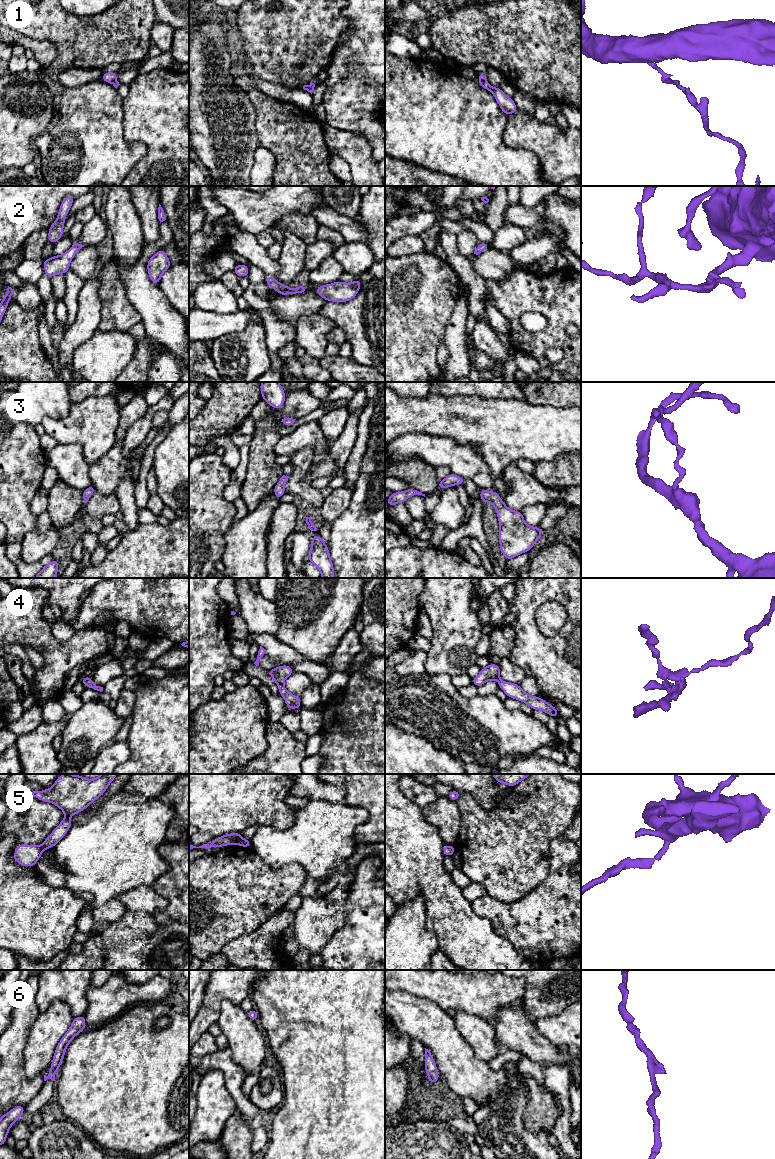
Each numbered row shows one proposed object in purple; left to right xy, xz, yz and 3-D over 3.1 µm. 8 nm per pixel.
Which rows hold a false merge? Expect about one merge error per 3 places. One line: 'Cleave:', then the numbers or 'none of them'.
Cleave: 1, 5

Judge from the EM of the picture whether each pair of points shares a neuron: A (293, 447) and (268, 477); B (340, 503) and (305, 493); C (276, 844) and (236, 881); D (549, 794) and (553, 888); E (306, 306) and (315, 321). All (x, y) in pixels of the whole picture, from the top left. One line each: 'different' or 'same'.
A: different
B: different
C: different
D: different
E: different

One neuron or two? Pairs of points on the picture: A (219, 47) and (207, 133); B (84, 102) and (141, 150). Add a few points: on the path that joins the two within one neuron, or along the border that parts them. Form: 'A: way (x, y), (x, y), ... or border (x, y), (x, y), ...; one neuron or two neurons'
A: way (203, 68), (203, 110), (205, 112); one neuron
B: way (95, 117), (126, 148); one neuron

